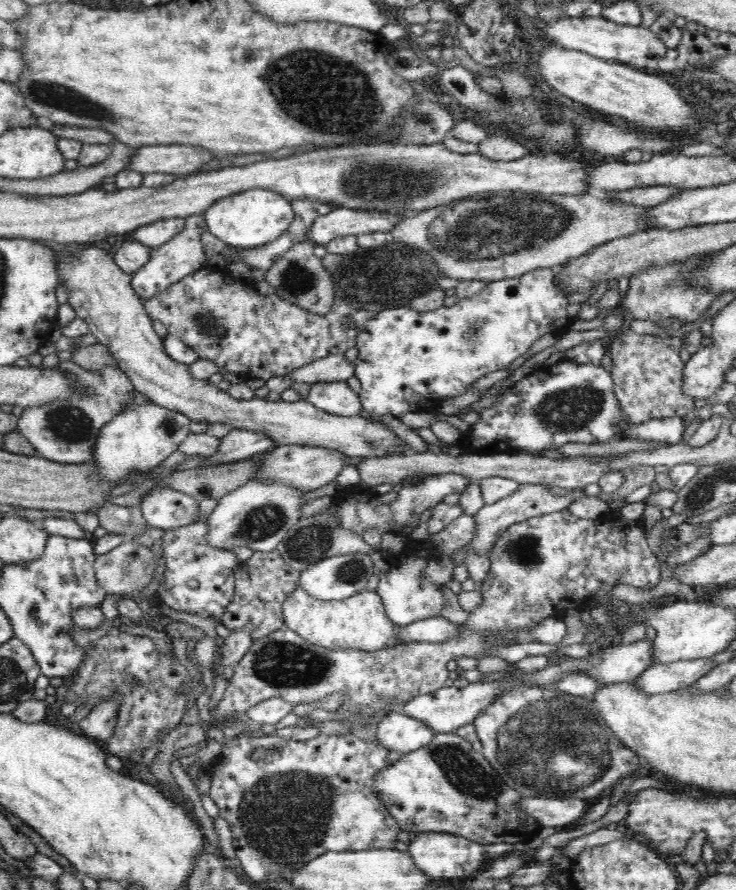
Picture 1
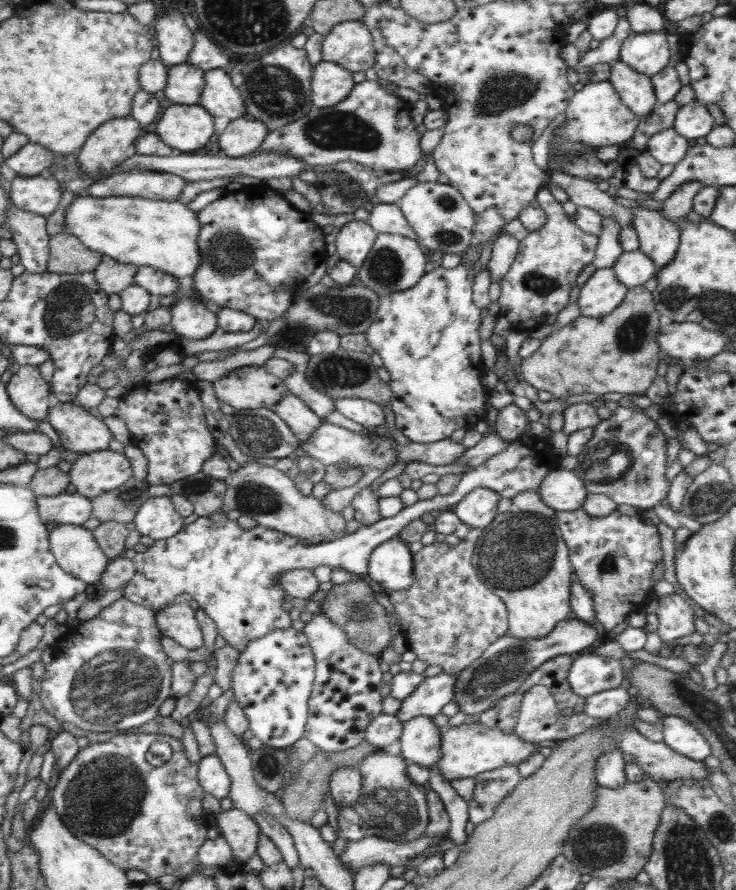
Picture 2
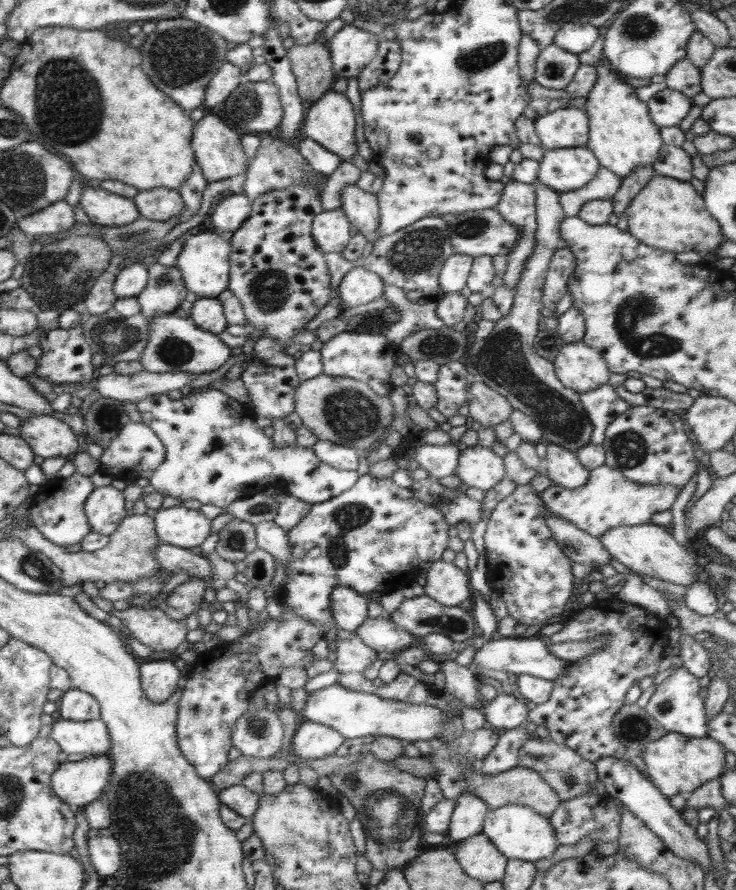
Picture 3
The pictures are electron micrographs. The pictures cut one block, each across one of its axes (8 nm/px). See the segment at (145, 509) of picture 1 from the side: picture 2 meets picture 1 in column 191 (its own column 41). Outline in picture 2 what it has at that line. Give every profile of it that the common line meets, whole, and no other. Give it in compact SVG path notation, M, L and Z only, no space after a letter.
M62 493L53 497L36 497L38 516L42 524L72 524L81 526L92 516L88 497L77 493Z

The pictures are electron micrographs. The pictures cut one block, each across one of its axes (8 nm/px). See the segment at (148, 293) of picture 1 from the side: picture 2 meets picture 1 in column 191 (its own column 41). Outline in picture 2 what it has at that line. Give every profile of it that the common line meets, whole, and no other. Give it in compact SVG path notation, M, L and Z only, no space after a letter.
M12 206L7 211L7 226L20 255L20 263L31 274L48 271L49 236L45 217Z

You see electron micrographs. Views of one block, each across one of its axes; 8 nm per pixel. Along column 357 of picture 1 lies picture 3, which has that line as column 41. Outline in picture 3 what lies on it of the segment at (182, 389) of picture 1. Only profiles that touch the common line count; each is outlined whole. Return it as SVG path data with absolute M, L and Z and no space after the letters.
M51 415L25 418L19 429L20 436L30 445L34 454L42 458L74 456L83 446L68 423Z

